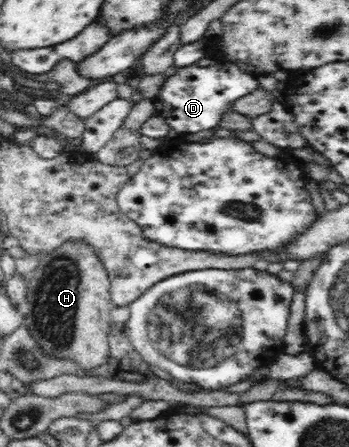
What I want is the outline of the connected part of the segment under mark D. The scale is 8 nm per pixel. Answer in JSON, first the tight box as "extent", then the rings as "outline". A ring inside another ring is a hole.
{"extent":[152,61,260,134],"outline":[[[205,61],[196,65],[179,67],[176,74],[164,80],[158,94],[152,98],[155,114],[177,132],[195,134],[201,130],[214,129],[221,116],[231,111],[231,106],[260,87],[255,75],[243,72],[235,63]]]}

